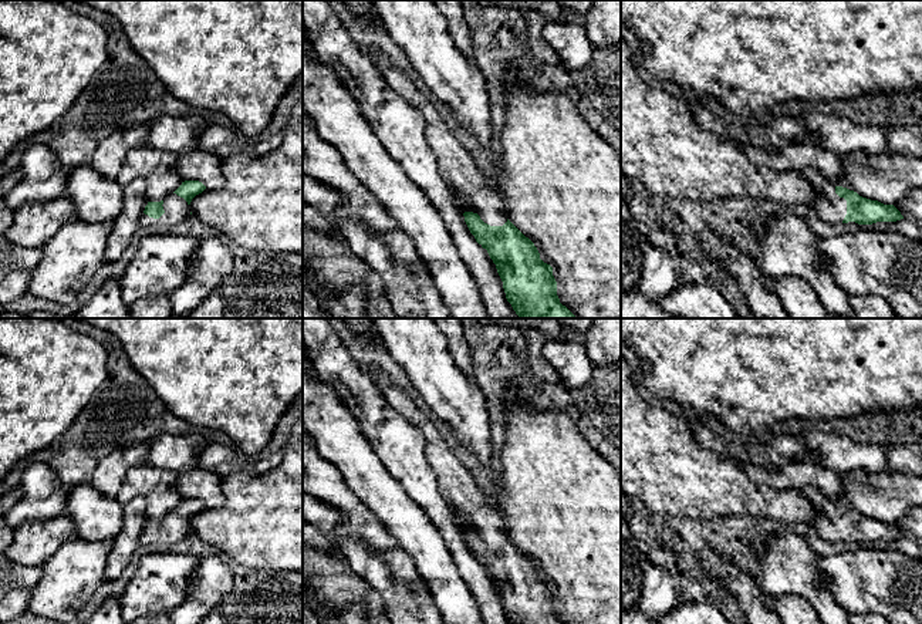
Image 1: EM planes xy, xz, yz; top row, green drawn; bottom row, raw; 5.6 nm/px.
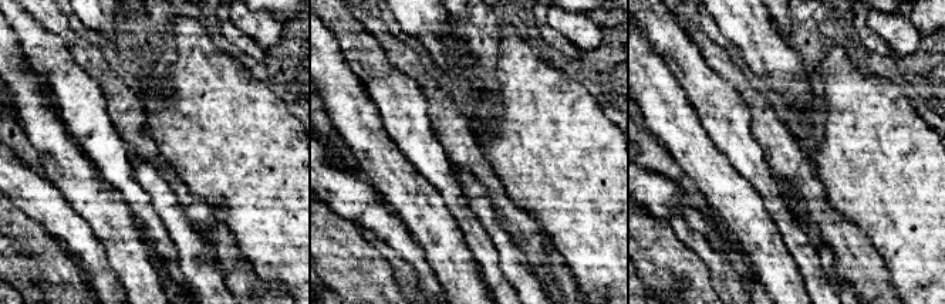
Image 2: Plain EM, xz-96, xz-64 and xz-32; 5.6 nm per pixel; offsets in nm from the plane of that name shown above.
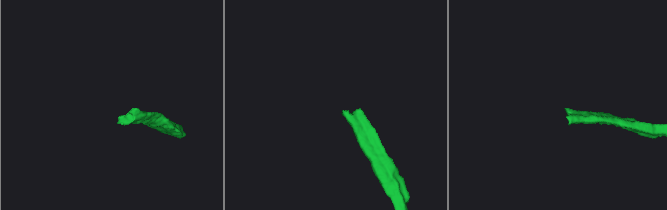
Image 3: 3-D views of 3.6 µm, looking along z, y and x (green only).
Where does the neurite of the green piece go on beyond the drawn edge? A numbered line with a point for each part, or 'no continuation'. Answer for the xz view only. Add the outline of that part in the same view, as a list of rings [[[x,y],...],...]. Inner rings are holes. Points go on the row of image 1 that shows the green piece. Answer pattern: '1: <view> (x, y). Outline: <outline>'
1: xz (458, 168). Outline: [[[382,57],[381,72],[392,88],[422,112],[425,138],[436,155],[440,176],[453,190],[460,210],[477,213],[490,226],[503,226],[507,222],[503,196],[487,185],[474,159],[452,134],[436,107],[402,70],[392,68],[385,57]]]

